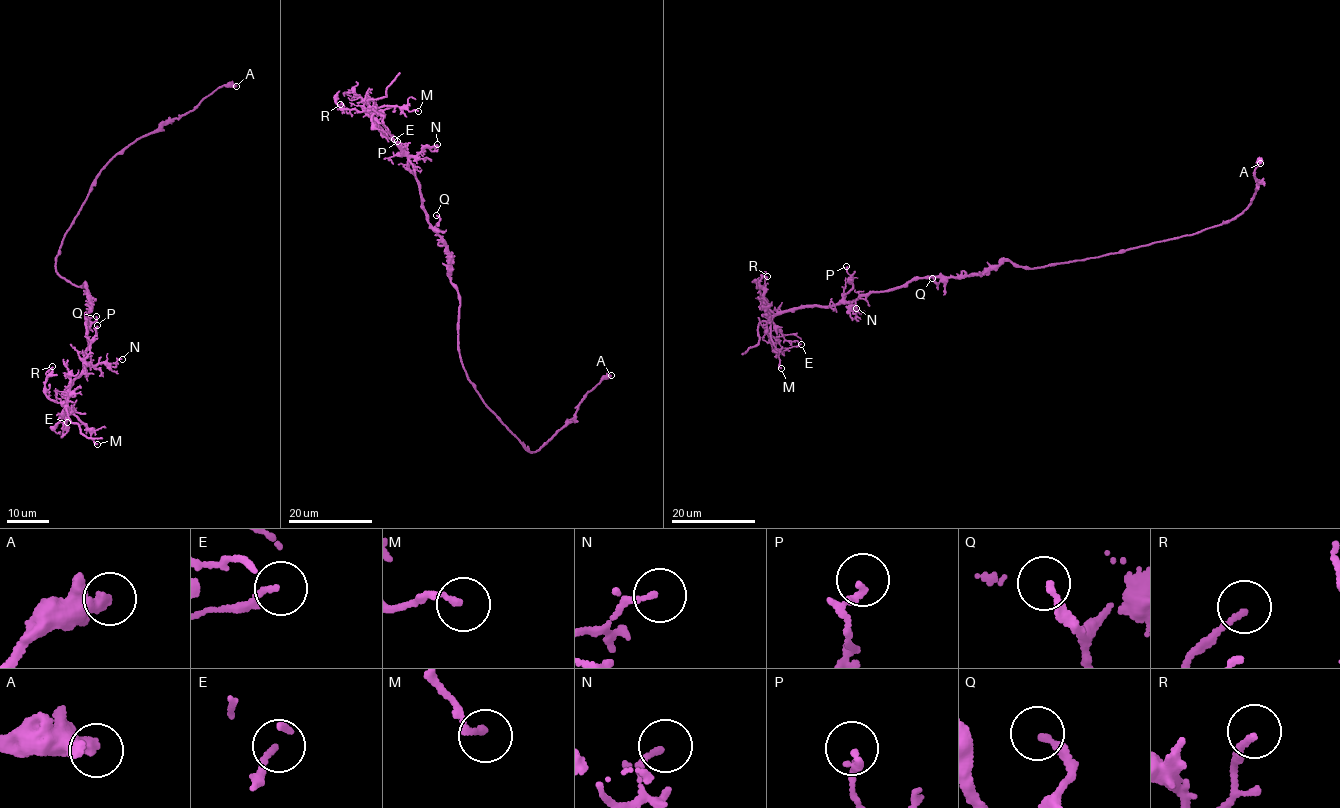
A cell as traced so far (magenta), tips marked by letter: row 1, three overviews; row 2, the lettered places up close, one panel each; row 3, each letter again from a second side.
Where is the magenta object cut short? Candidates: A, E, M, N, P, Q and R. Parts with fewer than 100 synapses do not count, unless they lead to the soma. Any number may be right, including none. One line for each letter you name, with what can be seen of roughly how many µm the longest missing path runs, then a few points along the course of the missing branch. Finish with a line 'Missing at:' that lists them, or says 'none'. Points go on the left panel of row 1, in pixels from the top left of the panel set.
Missing at: none

